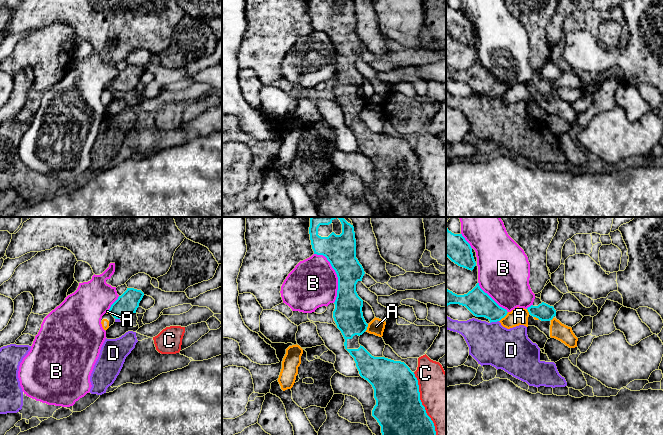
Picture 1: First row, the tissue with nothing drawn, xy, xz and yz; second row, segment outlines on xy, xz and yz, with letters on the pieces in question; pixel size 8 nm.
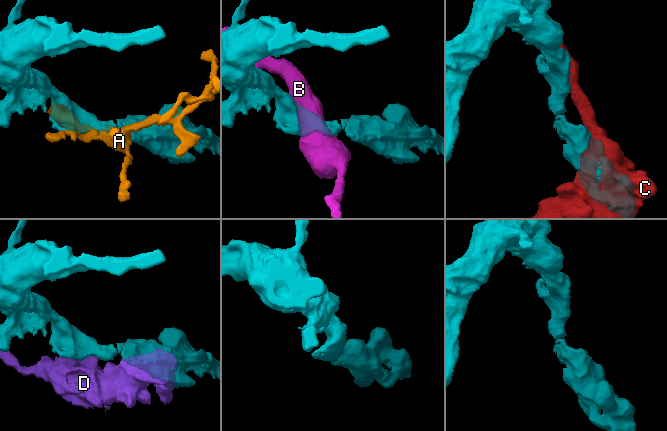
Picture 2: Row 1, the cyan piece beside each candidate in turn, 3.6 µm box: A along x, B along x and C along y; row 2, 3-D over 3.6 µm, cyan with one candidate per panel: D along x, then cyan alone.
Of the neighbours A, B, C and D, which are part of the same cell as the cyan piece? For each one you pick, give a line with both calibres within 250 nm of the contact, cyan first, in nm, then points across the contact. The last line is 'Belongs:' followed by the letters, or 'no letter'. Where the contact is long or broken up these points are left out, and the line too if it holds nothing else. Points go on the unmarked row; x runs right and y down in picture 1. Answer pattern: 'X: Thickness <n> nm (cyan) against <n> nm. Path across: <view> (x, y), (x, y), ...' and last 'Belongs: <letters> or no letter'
Belongs: no letter

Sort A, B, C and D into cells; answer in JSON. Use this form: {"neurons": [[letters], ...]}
{"neurons": [["A"], ["B"], ["C"], ["D"]]}

